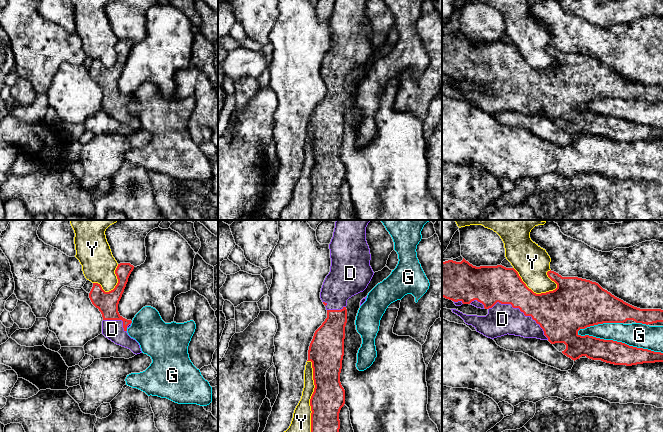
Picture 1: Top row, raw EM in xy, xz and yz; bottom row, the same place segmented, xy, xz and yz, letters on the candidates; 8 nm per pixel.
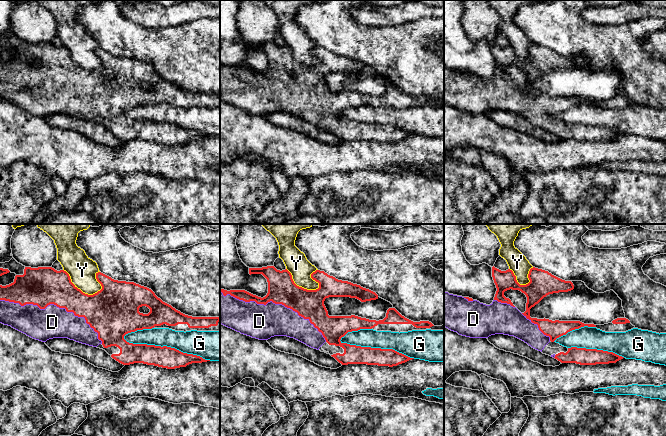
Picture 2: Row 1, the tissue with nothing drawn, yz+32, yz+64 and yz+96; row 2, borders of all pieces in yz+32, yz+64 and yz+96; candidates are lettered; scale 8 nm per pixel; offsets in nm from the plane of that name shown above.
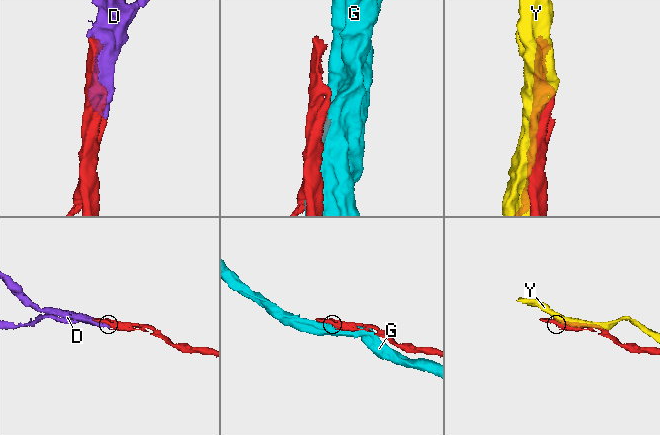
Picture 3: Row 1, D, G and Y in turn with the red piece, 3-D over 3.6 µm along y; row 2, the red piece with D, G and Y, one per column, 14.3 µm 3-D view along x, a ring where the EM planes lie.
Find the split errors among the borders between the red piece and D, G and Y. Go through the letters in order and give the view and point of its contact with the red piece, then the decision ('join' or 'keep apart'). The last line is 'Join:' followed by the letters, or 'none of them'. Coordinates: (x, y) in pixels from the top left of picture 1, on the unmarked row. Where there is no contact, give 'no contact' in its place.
D: yz (521, 87) | join
G: yz (619, 118) | keep apart
Y: xz (310, 178) | keep apart
Join: D

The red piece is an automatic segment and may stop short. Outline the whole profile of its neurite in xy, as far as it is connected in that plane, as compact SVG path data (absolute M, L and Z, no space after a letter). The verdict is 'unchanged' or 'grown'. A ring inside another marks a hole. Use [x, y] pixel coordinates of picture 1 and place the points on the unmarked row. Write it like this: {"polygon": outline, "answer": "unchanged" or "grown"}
{"polygon": "M130 39L118 40L115 46L118 59L115 64L105 68L100 60L93 59L89 74L102 90L102 110L115 120L128 124L137 131L142 129L140 121L127 109L132 97L123 94L118 88L119 77L133 45L134 42Z", "answer": "grown"}

